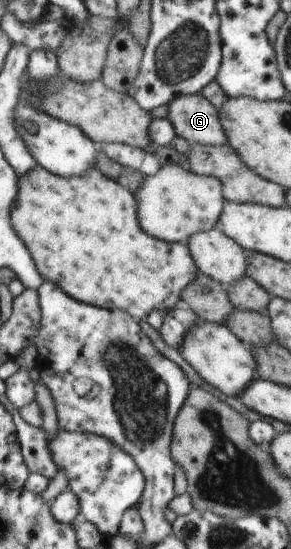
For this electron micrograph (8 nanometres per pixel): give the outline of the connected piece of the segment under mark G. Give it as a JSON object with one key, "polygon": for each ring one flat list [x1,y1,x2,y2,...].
{"polygon":[[202,94,181,95,173,99,168,105,167,118,171,119,177,136,190,144,213,147,229,144,220,109]]}

